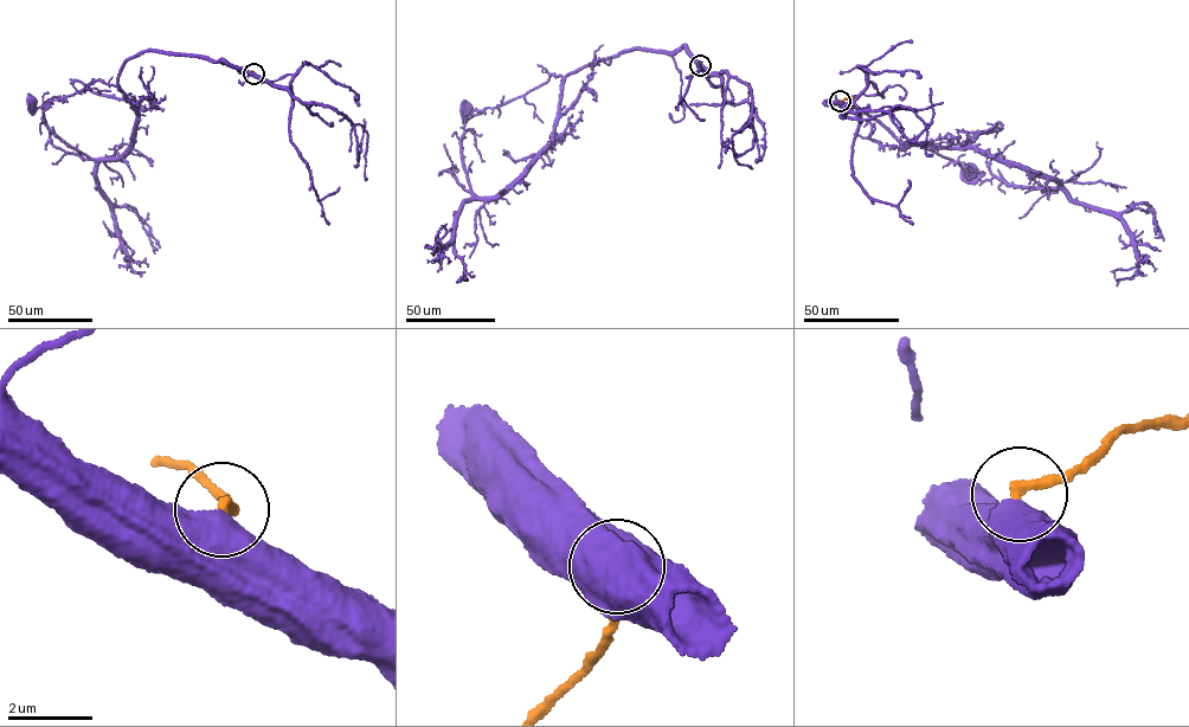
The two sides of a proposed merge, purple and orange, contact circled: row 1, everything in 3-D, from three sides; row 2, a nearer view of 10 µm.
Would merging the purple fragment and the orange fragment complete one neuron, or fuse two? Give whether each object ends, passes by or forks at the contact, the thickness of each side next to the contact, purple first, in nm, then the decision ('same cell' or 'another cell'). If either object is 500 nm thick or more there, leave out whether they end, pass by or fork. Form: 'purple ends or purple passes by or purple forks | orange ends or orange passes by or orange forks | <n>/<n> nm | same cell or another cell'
700/260 nm | another cell

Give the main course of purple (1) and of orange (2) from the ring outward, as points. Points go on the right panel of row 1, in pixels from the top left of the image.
1: (840, 101), (826, 103), (855, 108), (903, 146), (905, 141), (920, 145), (983, 173), (966, 169)
2: (840, 101), (854, 97)

